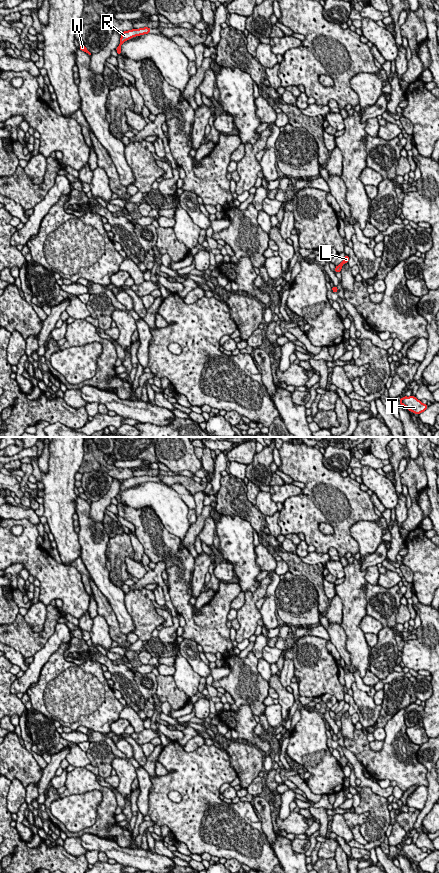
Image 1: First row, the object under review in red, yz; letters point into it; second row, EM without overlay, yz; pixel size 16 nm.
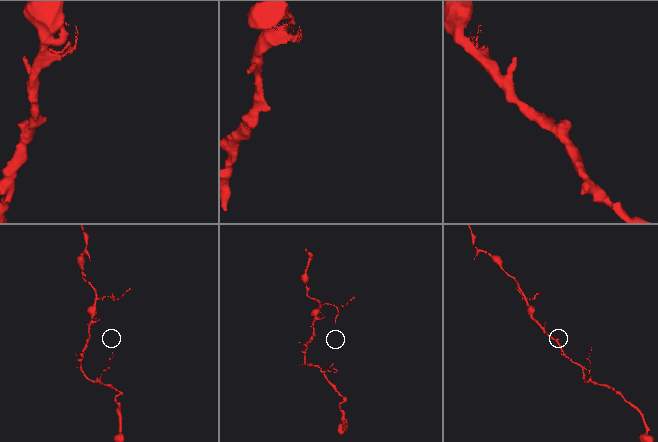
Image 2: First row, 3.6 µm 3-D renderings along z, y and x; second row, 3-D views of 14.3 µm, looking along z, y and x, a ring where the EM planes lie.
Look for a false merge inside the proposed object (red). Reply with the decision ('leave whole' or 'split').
leave whole

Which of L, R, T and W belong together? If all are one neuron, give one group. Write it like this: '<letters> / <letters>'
L R T W

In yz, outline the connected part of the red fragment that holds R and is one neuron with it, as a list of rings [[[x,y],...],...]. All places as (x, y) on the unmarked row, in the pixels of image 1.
[[[144,475],[139,477],[132,477],[128,479],[123,479],[120,486],[119,494],[116,496],[118,503],[121,503],[121,493],[127,489],[128,487],[132,487],[133,485],[144,483],[150,481],[151,476]]]

